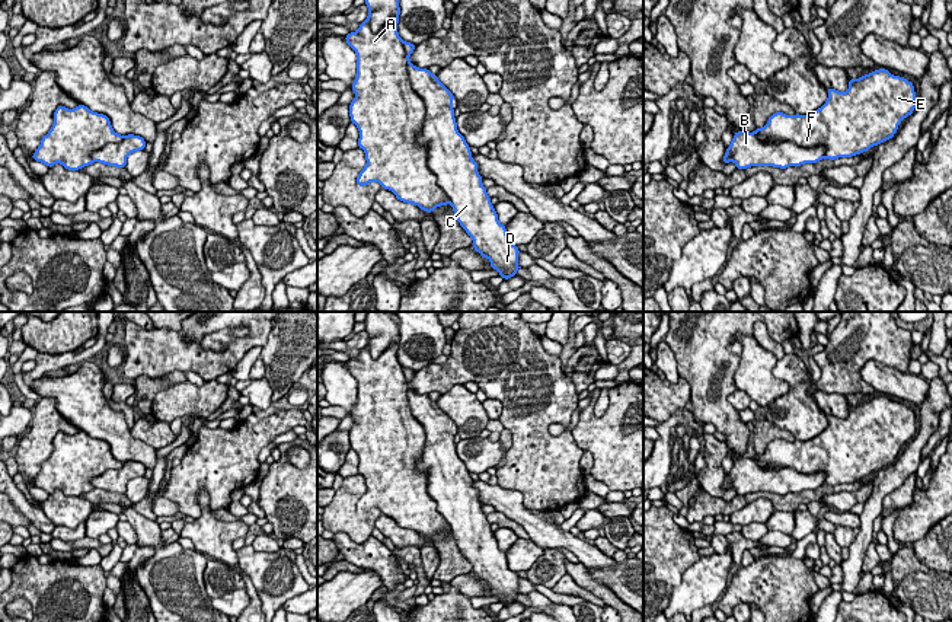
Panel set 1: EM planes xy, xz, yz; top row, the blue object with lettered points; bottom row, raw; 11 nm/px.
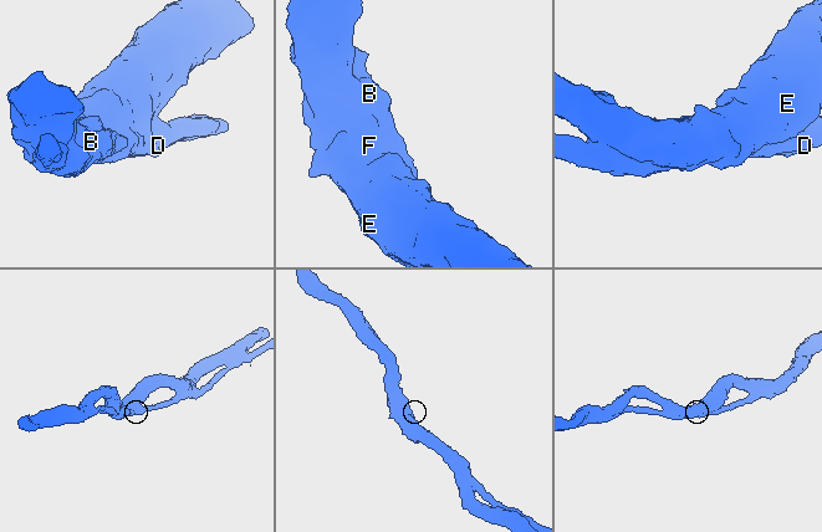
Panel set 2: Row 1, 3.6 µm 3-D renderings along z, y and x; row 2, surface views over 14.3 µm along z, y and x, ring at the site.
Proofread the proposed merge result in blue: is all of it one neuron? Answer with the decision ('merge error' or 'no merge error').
no merge error

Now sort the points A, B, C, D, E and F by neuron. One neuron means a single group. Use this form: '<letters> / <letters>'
A B C D E F

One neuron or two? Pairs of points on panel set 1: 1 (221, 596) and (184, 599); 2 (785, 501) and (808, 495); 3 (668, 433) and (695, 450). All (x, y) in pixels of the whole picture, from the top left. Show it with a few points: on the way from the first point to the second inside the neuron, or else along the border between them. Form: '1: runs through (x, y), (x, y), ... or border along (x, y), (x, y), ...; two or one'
1: border along (205, 564), (204, 589), (213, 606); two
2: runs through (791, 501), (802, 497); one
3: runs through (674, 434), (689, 445); one

